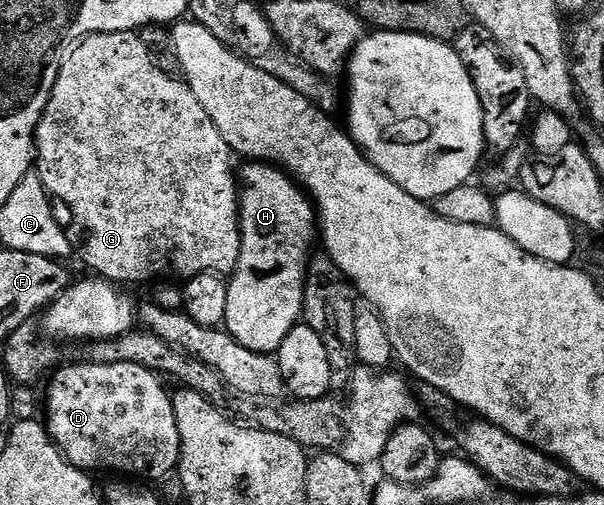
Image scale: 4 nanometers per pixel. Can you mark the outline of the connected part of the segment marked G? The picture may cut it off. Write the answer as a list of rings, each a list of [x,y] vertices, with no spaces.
[[[137,32],[132,33],[103,33],[88,37],[83,41],[79,41],[70,54],[64,59],[64,63],[60,67],[60,75],[56,75],[56,87],[52,87],[50,98],[48,99],[48,107],[44,107],[42,118],[38,124],[38,130],[34,132],[34,152],[36,154],[36,176],[41,179],[42,186],[51,198],[63,201],[70,208],[70,217],[74,222],[68,225],[69,239],[71,246],[76,250],[76,257],[83,261],[88,268],[91,269],[91,274],[97,275],[99,278],[105,279],[111,283],[117,283],[122,287],[130,287],[126,285],[134,285],[137,281],[150,281],[162,279],[165,273],[175,273],[181,279],[189,279],[200,275],[201,273],[221,273],[223,275],[233,274],[234,268],[238,265],[240,259],[240,223],[238,222],[238,195],[240,186],[236,180],[236,165],[234,169],[235,158],[232,156],[232,150],[228,147],[228,143],[224,143],[224,135],[220,135],[220,131],[216,131],[216,123],[212,123],[212,119],[208,115],[208,111],[204,111],[200,99],[196,99],[196,95],[191,91],[185,80],[178,77],[169,77],[164,75],[164,71],[160,71],[160,67],[156,67],[154,56],[148,51],[148,47],[144,47],[141,36]]]

